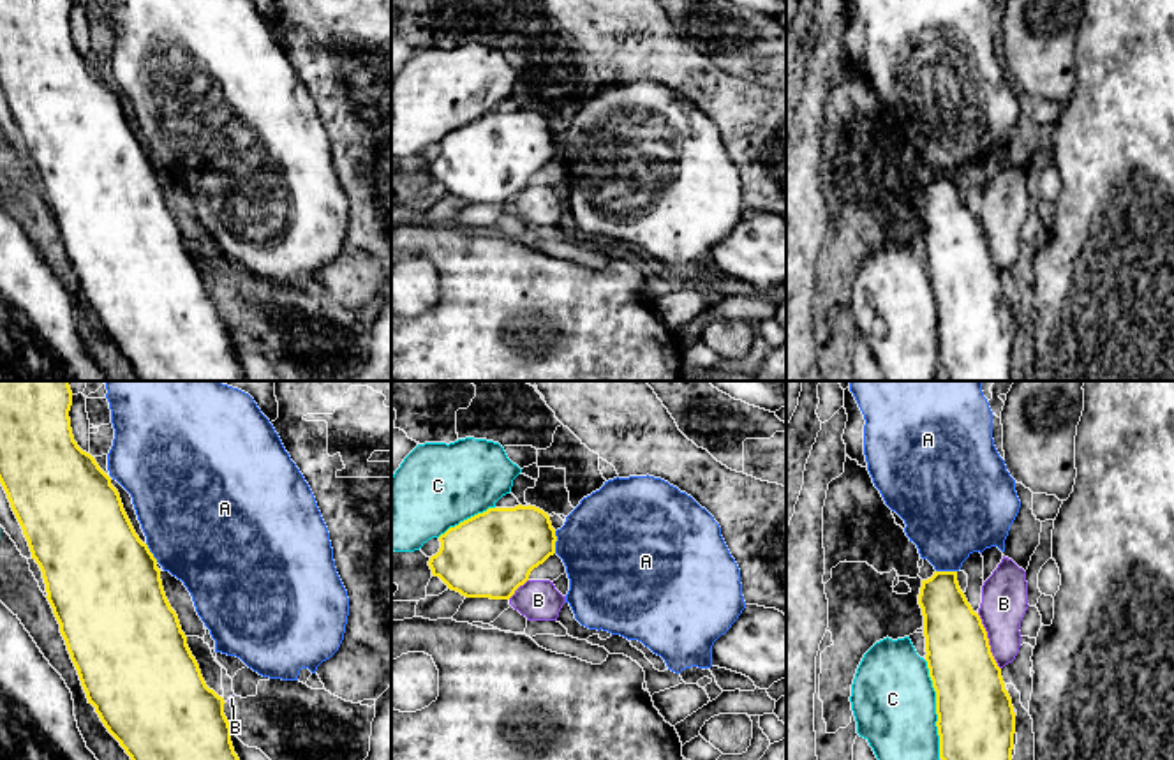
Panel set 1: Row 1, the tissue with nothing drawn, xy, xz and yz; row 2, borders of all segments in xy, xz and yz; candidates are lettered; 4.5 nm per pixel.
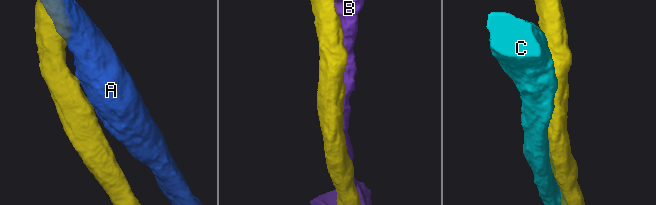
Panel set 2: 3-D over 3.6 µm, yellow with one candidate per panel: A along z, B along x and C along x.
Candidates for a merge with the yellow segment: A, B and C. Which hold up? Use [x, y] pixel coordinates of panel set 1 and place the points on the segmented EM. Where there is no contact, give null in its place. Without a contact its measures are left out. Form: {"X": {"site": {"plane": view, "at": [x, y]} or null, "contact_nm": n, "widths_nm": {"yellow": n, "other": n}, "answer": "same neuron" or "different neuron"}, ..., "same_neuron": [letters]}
{"A": {"site": {"plane": "xz", "at": [556, 540]}, "contact_nm": 100, "widths_nm": {"yellow": 360, "other": 460}, "answer": "same neuron"}, "B": {"site": {"plane": "yz", "at": [988, 642]}, "contact_nm": 280, "widths_nm": {"yellow": 320, "other": 200}, "answer": "different neuron"}, "C": {"site": {"plane": "yz", "at": [936, 709]}, "contact_nm": 460, "widths_nm": {"yellow": 360, "other": 380}, "answer": "different neuron"}, "same_neuron": ["A"]}

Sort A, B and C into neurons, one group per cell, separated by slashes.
A / B / C

